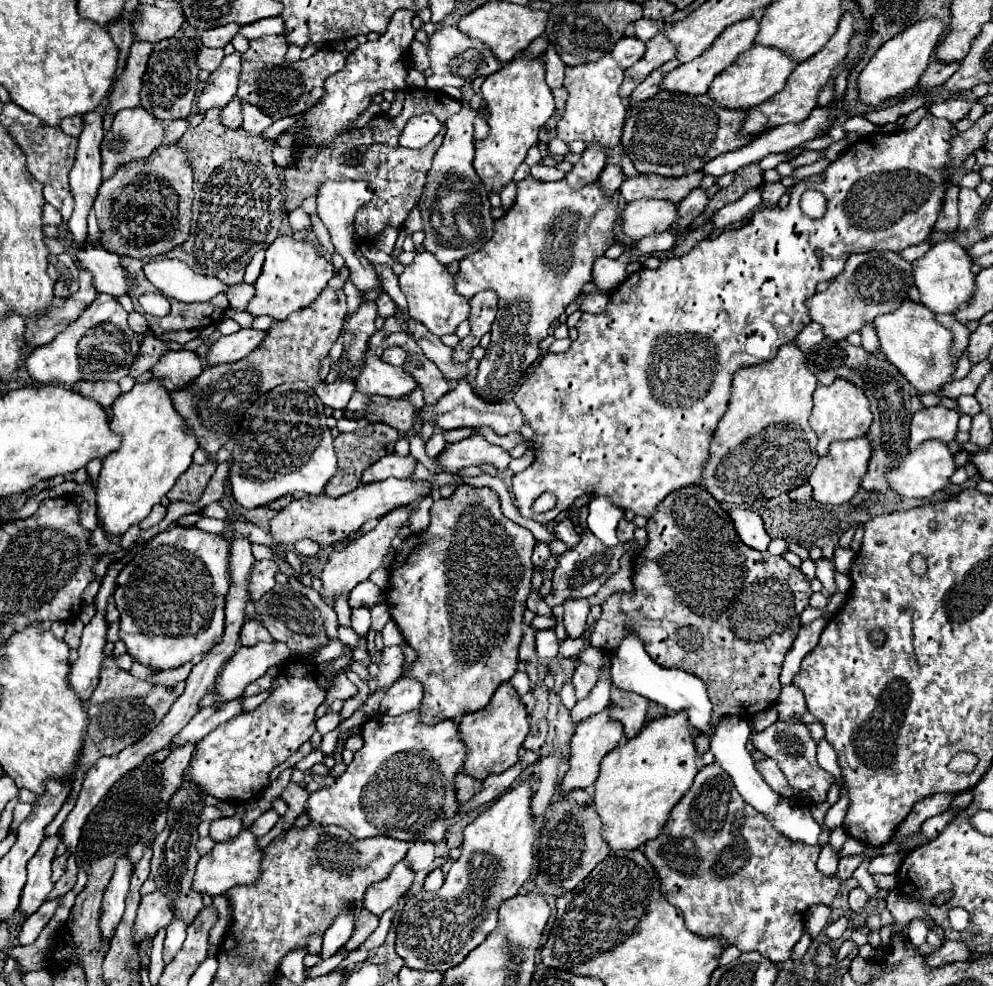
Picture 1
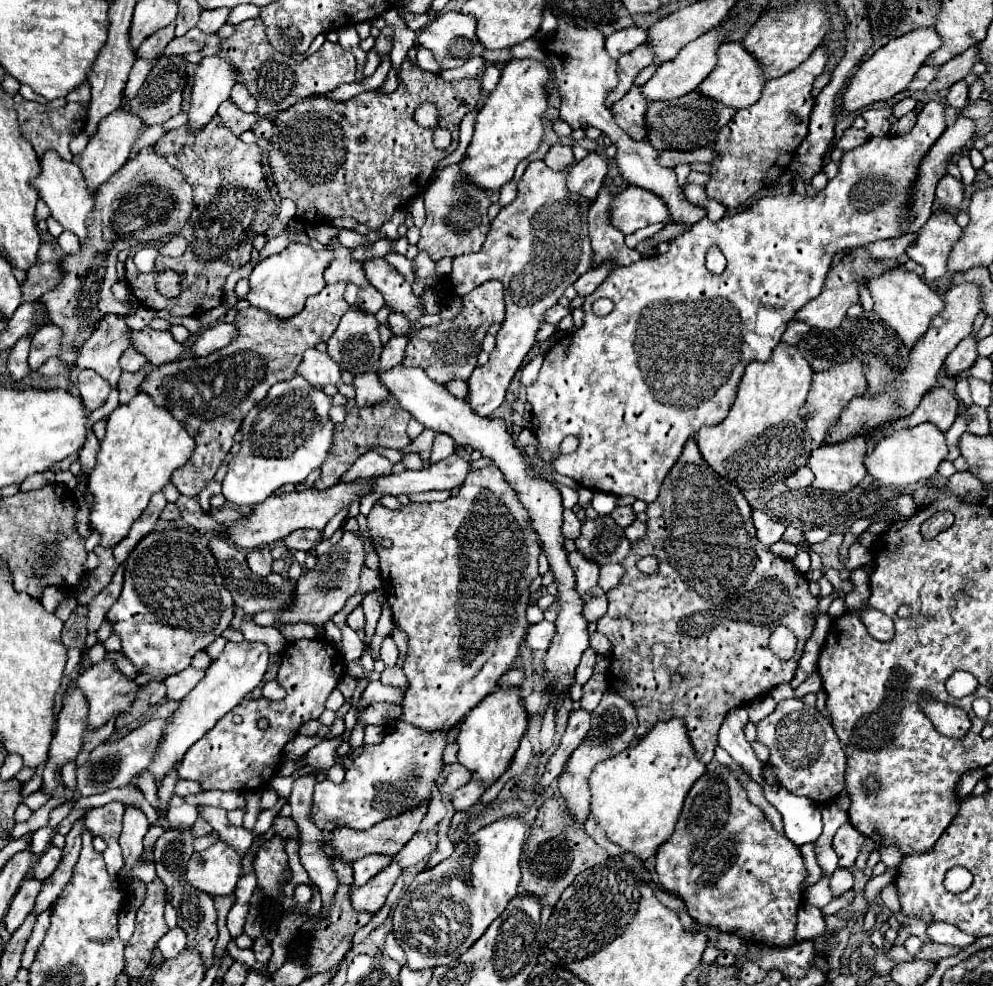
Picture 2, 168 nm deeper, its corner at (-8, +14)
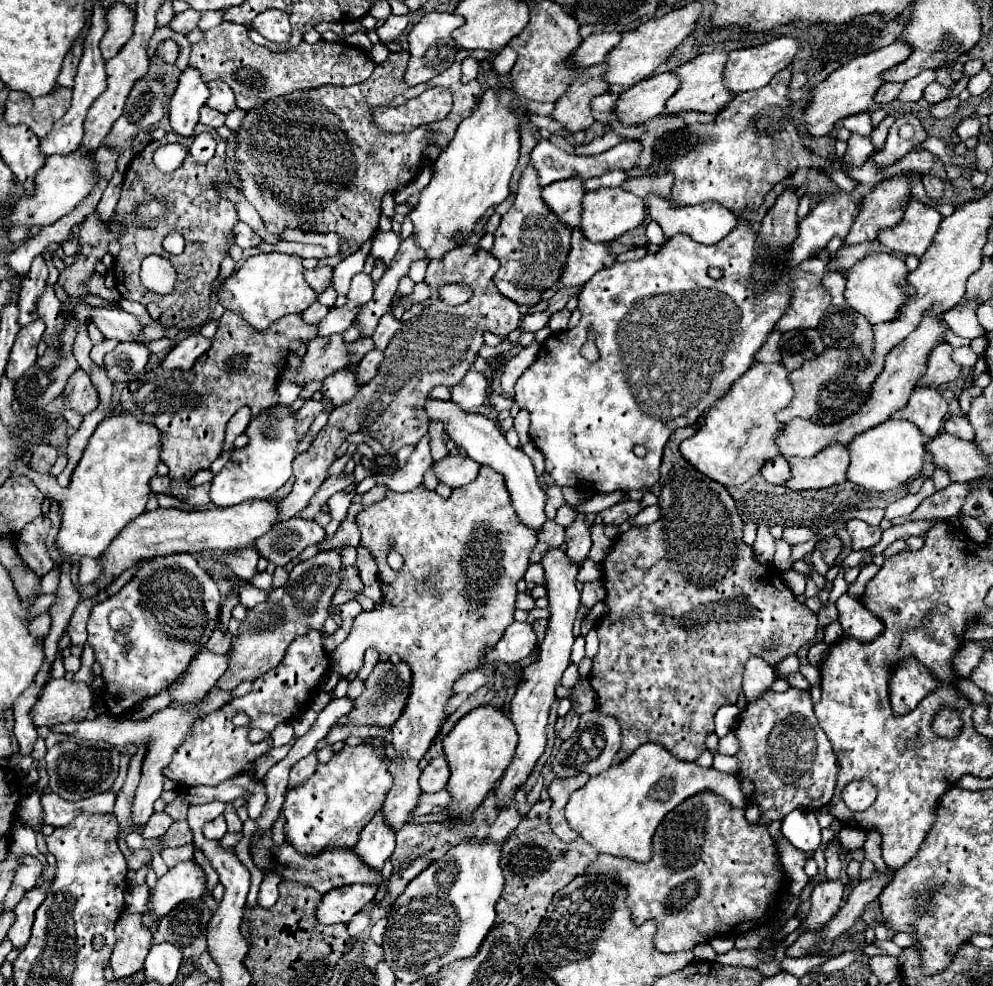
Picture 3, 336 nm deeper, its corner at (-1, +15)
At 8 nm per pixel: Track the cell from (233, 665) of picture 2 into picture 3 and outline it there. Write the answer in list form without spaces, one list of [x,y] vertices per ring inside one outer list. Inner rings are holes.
[[[194,705],[188,711],[180,709],[180,707],[166,707],[164,711],[152,715],[150,719],[144,719],[144,721],[132,721],[128,717],[114,717],[114,715],[90,715],[84,721],[70,721],[70,723],[52,725],[50,731],[72,735],[72,737],[86,739],[86,741],[108,741],[114,747],[124,747],[126,743],[134,743],[136,747],[140,747],[142,743],[148,743],[146,761],[142,765],[142,781],[136,789],[136,797],[132,803],[132,825],[134,825],[134,829],[138,829],[148,823],[148,819],[154,811],[152,805],[162,793],[164,765],[168,765],[168,761],[172,761],[172,755],[176,753],[176,745],[180,745],[180,741],[184,741],[184,737],[188,735],[188,729],[192,727],[192,721],[196,721],[196,719],[200,719],[198,705]]]

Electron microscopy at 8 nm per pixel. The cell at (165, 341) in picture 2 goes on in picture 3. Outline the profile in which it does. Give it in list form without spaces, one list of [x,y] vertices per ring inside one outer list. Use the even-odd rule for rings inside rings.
[[[112,301],[114,307],[92,307],[90,321],[108,337],[108,339],[118,339],[118,341],[134,341],[132,335],[136,335],[142,325],[140,321],[122,311],[120,301]]]

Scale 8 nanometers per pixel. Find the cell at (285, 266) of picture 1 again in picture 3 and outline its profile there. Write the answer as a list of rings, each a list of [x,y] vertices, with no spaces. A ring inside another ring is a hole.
[[[258,253],[246,259],[246,265],[234,271],[218,289],[218,299],[224,309],[242,315],[248,325],[260,331],[284,315],[306,311],[316,297],[314,289],[304,281],[302,259],[284,253]]]

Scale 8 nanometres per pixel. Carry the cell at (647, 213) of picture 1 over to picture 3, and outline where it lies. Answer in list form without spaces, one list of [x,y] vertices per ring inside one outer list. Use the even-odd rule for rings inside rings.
[[[620,187],[616,189],[596,189],[588,191],[582,199],[582,223],[580,229],[584,229],[584,237],[592,243],[610,243],[622,233],[640,227],[646,221],[648,213],[644,209],[644,203],[640,197],[632,195],[630,191],[624,191]]]

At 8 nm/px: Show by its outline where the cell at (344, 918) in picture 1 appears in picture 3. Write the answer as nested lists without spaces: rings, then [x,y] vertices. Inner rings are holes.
[[[378,811],[374,819],[362,829],[360,845],[356,845],[354,851],[362,861],[366,861],[366,865],[380,871],[384,861],[394,851],[394,839],[396,839],[394,829],[388,825],[384,813]]]

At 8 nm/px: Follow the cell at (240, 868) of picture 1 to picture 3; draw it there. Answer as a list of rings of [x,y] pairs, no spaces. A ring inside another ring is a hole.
[[[182,861],[168,869],[164,877],[156,881],[150,893],[146,911],[142,913],[142,925],[152,929],[164,915],[168,915],[178,903],[200,899],[206,887],[206,875],[194,861]]]

